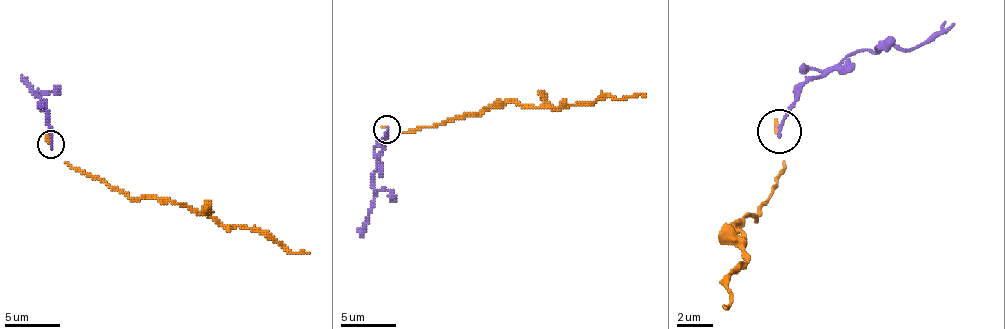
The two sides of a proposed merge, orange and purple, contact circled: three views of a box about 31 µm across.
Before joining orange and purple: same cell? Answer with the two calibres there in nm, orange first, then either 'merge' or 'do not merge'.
190 nm thick on the orange side, 170 nm on the other; do not merge

